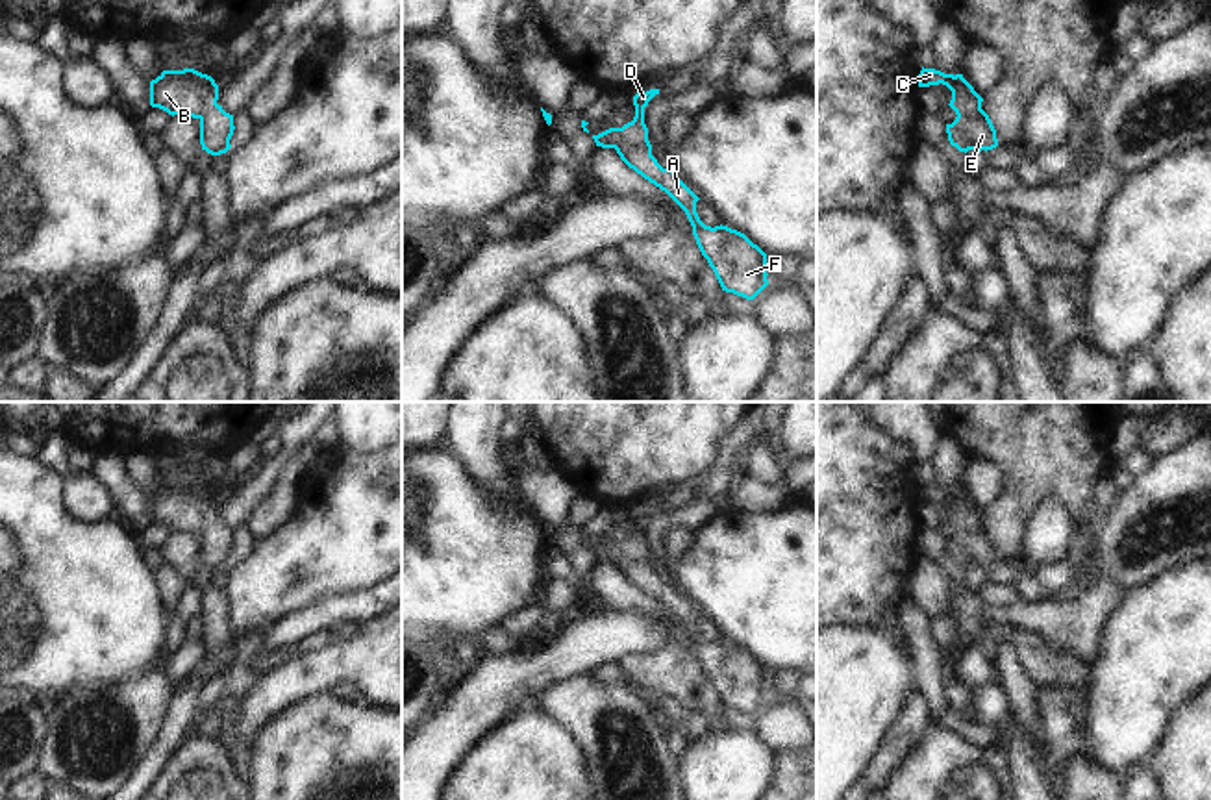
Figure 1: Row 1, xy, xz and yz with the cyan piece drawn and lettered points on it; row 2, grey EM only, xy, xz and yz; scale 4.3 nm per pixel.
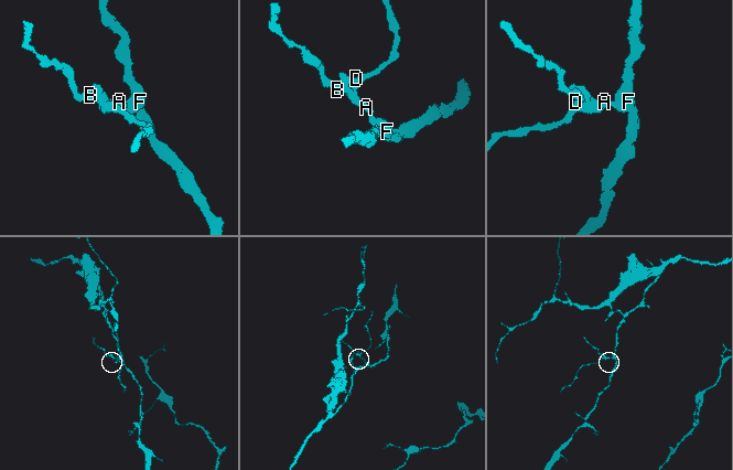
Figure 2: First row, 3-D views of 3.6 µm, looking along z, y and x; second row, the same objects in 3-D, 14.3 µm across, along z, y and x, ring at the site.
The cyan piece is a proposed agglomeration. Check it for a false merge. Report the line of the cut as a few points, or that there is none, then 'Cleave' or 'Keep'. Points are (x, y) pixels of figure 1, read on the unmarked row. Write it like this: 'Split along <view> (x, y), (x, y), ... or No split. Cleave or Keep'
No split. Keep

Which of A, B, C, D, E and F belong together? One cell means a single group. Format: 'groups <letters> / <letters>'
groups A B C D E F

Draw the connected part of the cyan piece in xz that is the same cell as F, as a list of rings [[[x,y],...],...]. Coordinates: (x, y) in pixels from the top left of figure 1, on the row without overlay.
[[[659,504],[637,507],[633,511],[633,535],[622,543],[609,543],[593,550],[593,554],[596,561],[615,563],[630,583],[665,606],[685,626],[696,659],[713,683],[722,706],[754,715],[768,700],[767,669],[737,644],[722,639],[715,643],[705,641],[696,628],[700,613],[670,581],[663,583],[652,570],[644,522],[655,509],[659,509]]]

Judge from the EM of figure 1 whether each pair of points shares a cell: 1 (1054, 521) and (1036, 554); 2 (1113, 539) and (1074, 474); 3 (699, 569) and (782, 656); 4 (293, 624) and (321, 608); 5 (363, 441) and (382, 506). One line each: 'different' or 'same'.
1: same
2: different
3: same
4: same
5: different

